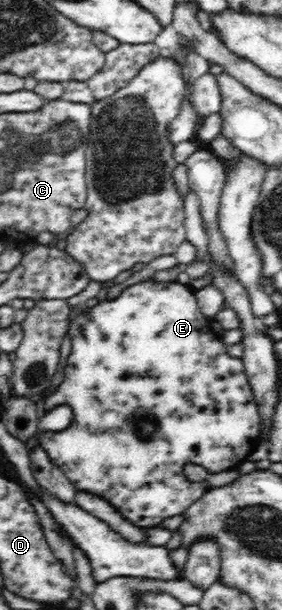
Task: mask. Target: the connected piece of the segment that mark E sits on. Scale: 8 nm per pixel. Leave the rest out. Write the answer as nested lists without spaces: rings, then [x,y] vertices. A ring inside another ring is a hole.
[[[146,280],[134,286],[128,286],[126,290],[122,290],[122,294],[116,300],[106,298],[96,302],[94,306],[79,313],[75,319],[70,321],[67,334],[71,339],[71,353],[64,367],[63,381],[49,397],[42,397],[41,401],[46,413],[56,406],[66,404],[73,410],[73,420],[68,428],[60,429],[58,432],[49,429],[38,431],[36,437],[39,439],[39,446],[46,451],[52,462],[62,469],[63,474],[67,476],[77,491],[102,496],[104,500],[110,502],[110,506],[112,504],[116,506],[115,510],[122,515],[122,518],[140,528],[159,526],[166,518],[183,514],[199,497],[212,488],[208,481],[193,482],[186,478],[184,466],[188,462],[198,464],[208,472],[218,474],[223,470],[236,469],[250,453],[255,451],[260,442],[261,412],[253,396],[252,384],[249,384],[249,377],[245,372],[244,361],[226,352],[227,346],[220,342],[218,336],[212,334],[211,322],[212,319],[200,310],[196,295],[192,294],[190,288],[186,288],[184,283],[170,282],[168,288],[164,288],[164,284]]]

